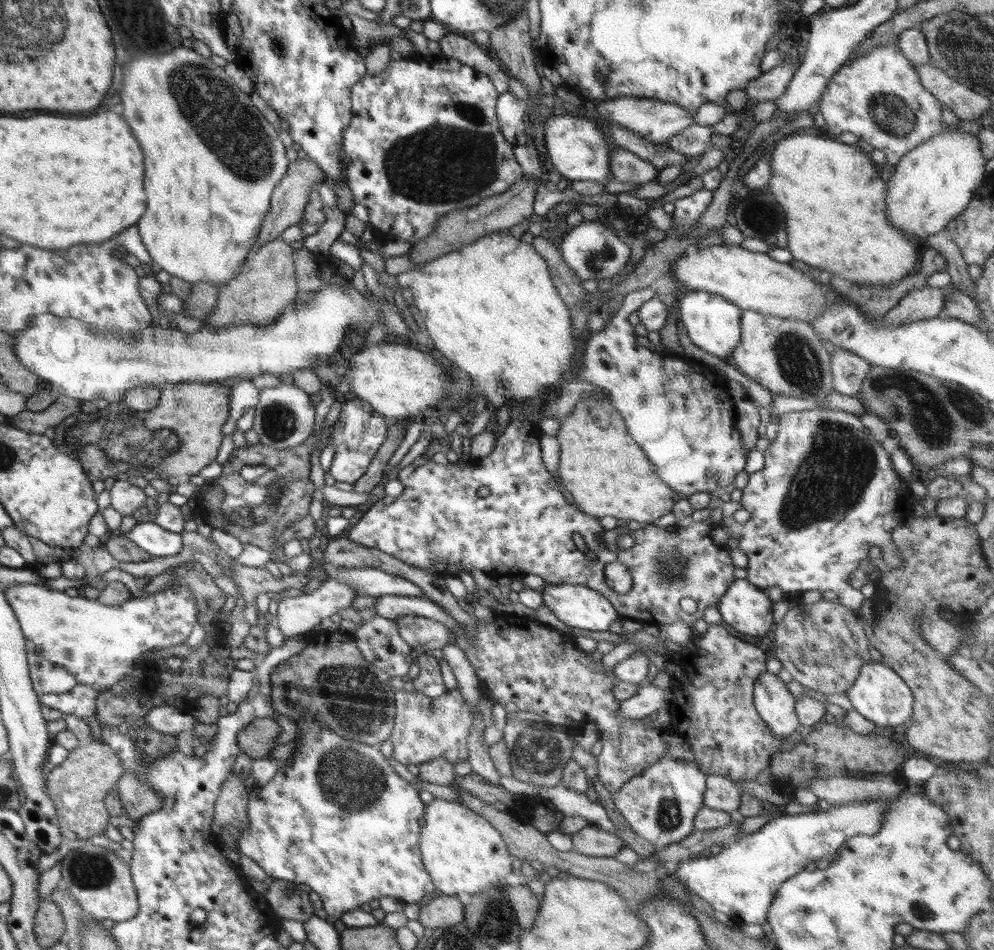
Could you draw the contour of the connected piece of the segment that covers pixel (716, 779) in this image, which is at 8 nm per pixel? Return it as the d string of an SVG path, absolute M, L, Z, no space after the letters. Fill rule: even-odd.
M724 775L706 776L706 792L704 806L714 810L731 813L738 810L741 803L742 790Z

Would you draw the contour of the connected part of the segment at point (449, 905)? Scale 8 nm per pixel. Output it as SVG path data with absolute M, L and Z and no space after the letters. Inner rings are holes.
M443 895L421 906L418 921L431 929L446 928L464 922L466 910L456 895Z

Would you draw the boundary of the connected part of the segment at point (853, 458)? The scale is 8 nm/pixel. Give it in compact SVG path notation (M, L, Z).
M820 407L811 410L793 411L782 414L777 419L778 430L775 440L770 444L768 450L764 450L764 467L754 473L749 474L749 481L743 488L742 498L740 500L741 508L750 512L750 519L742 525L742 537L739 541L740 552L744 552L748 557L748 566L746 567L746 579L760 589L768 588L768 586L778 586L782 592L789 594L791 592L806 592L806 590L818 590L823 594L832 596L839 604L845 608L859 611L862 608L865 597L861 594L860 589L856 590L854 586L850 586L848 577L858 568L860 568L860 560L864 560L868 556L868 549L872 546L882 548L882 558L890 570L900 568L904 564L904 557L900 553L900 549L891 541L890 531L898 525L902 520L918 513L918 501L910 491L909 482L901 479L895 468L892 467L890 454L882 447L882 443L876 440L870 429L864 426L864 423L857 418L856 415L844 410L822 410Z

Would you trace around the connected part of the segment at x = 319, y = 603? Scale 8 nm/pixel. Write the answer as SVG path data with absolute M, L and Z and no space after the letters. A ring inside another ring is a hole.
M328 578L317 589L312 589L309 594L304 593L301 596L282 599L278 603L278 614L274 622L278 623L282 635L288 640L296 635L310 632L316 625L321 625L322 619L328 619L331 615L337 614L339 610L350 608L356 596L358 596L358 591L352 583Z

